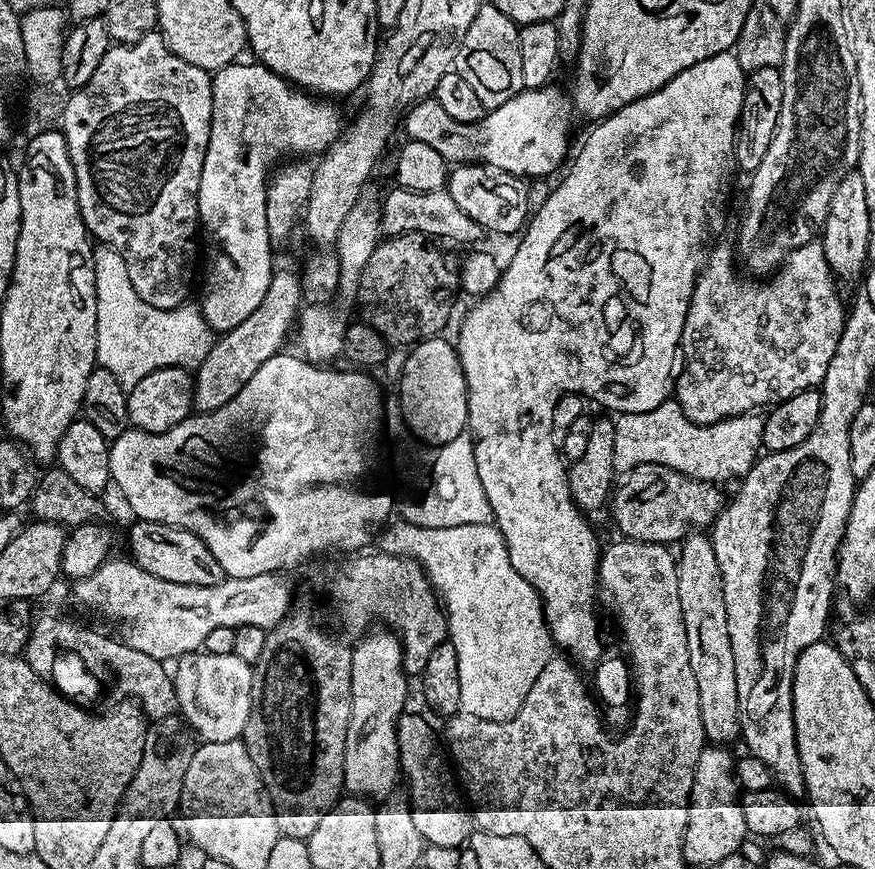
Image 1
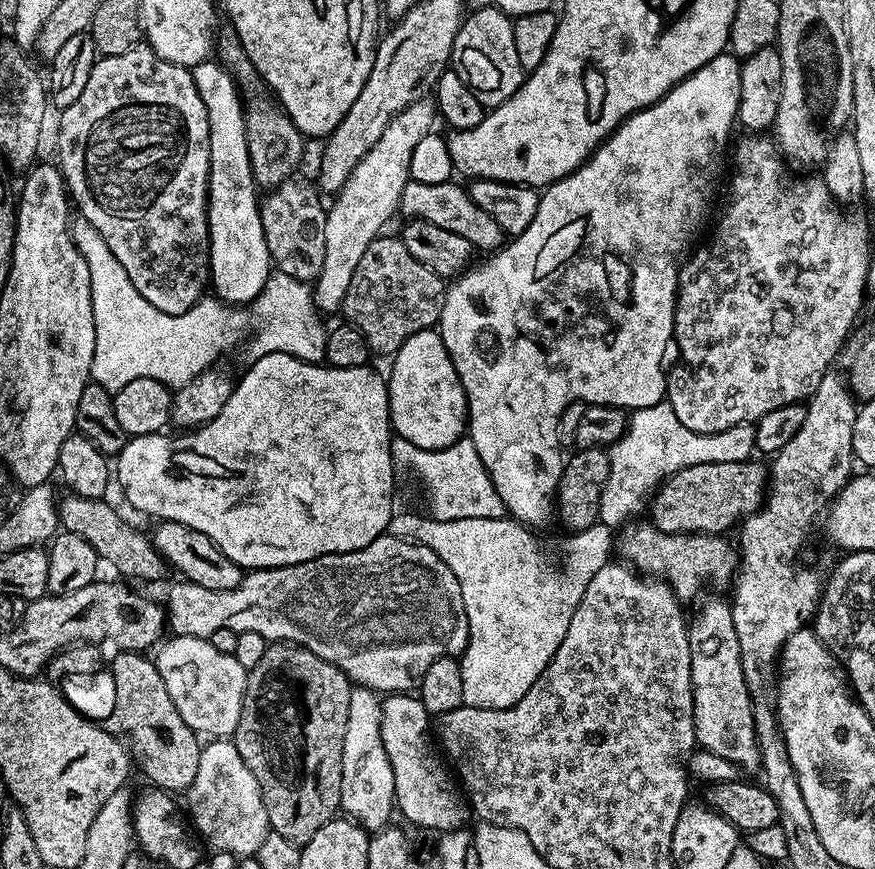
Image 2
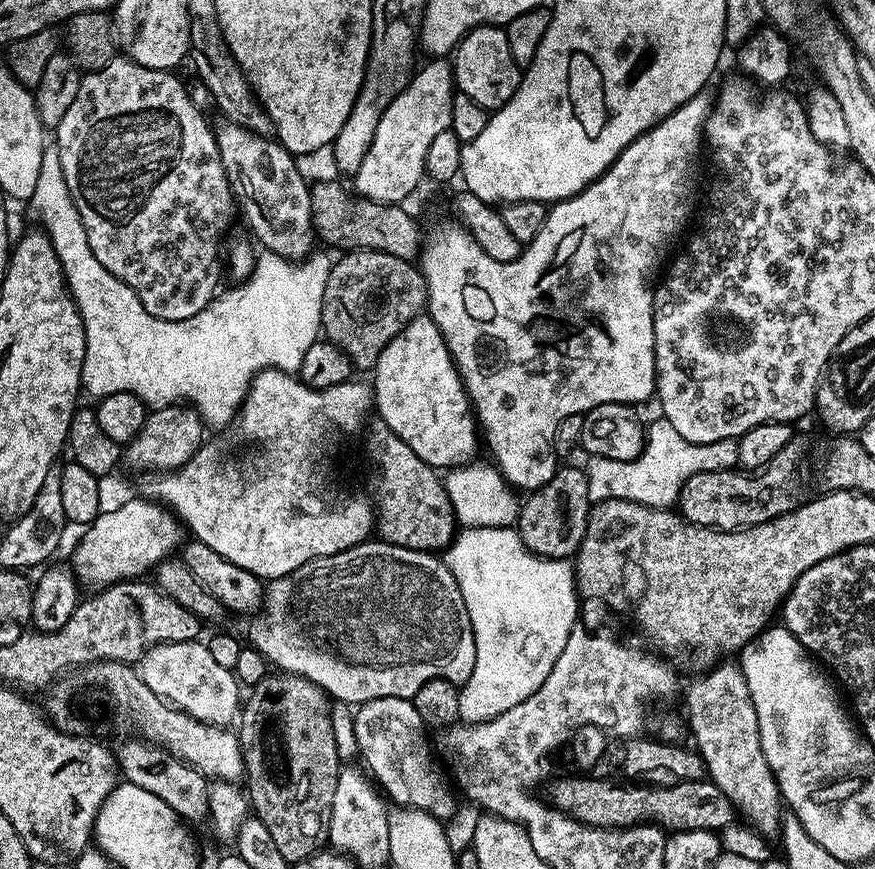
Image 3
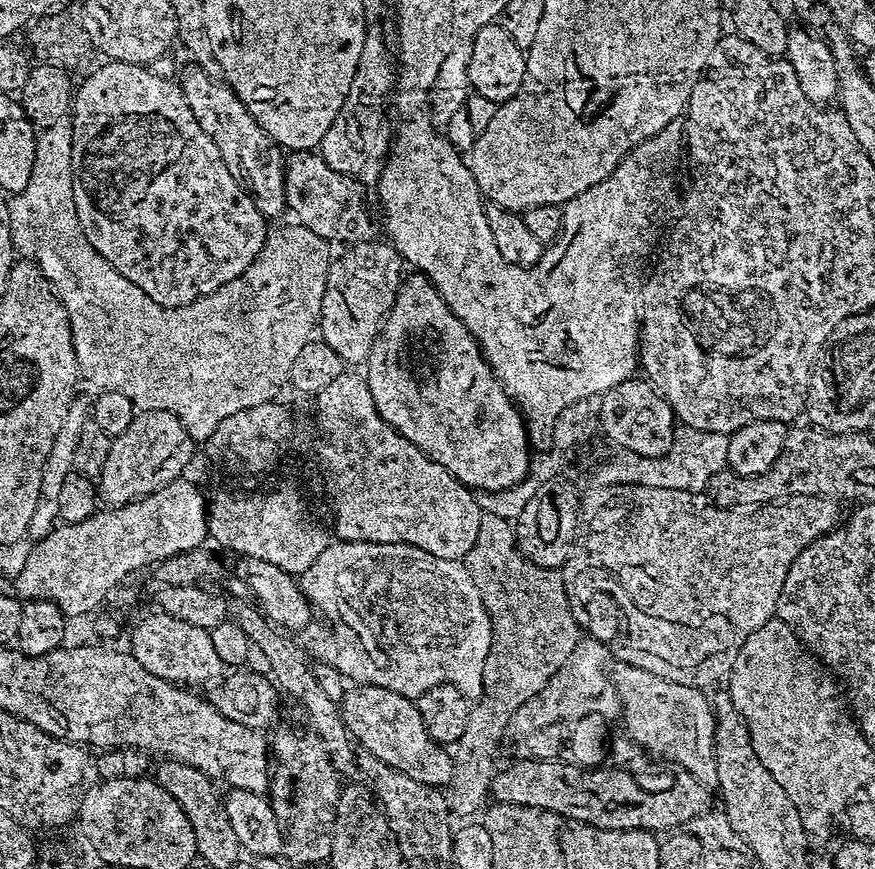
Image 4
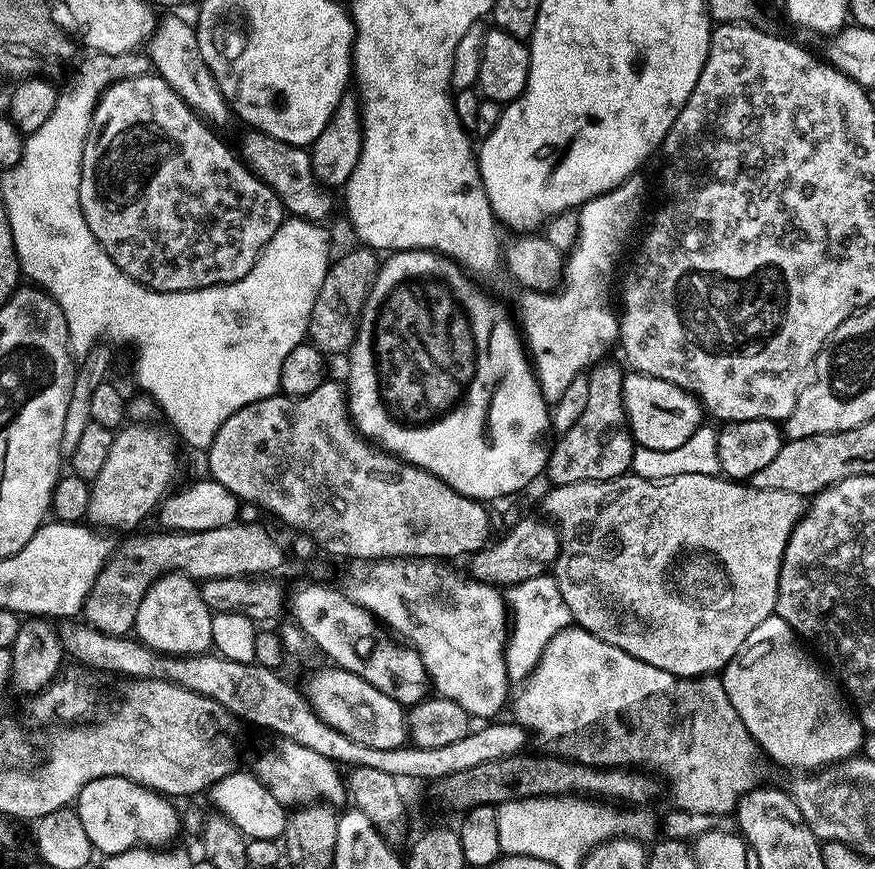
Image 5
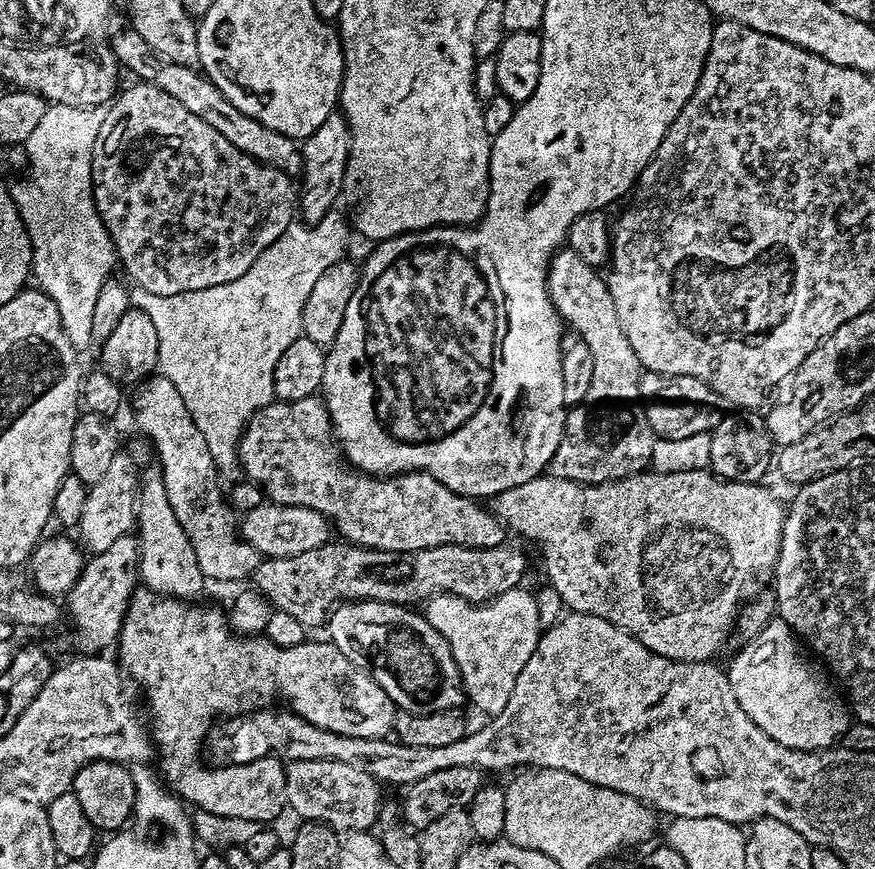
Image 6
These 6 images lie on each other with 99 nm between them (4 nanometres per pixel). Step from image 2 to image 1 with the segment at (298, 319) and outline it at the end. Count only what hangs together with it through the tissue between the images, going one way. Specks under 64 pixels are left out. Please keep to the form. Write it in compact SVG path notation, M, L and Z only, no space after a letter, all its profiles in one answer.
M107 246L92 249L96 283L96 363L110 370L126 390L159 368L195 370L213 346L214 333L199 307L185 302L178 308L155 308L134 290L126 262Z

